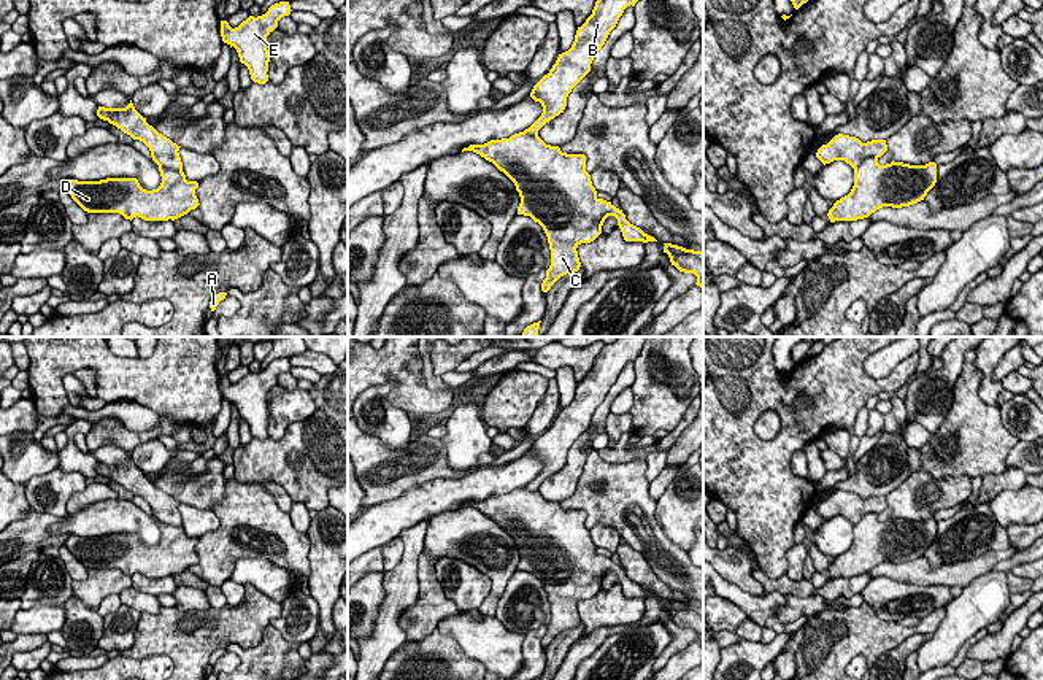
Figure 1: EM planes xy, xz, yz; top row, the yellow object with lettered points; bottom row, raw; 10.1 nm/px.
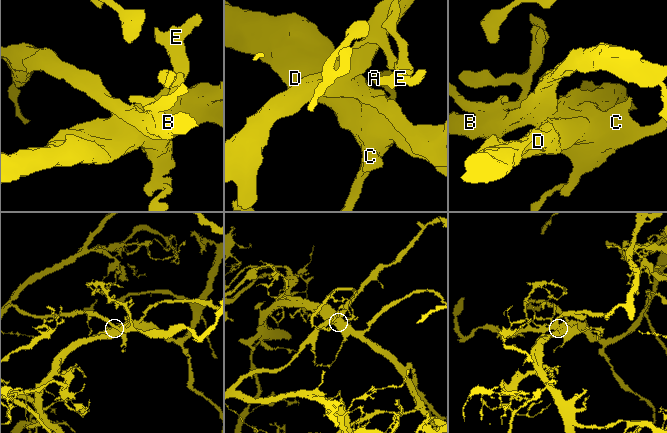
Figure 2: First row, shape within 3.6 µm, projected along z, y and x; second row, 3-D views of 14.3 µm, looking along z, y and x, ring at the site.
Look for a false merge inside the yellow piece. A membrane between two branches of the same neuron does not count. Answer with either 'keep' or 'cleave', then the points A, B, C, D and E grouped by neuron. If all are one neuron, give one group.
cleave | A C D / B E

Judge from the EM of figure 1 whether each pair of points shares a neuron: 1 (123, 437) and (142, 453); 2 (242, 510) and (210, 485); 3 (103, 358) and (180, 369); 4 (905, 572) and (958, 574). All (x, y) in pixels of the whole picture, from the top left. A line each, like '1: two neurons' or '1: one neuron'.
1: two neurons
2: two neurons
3: one neuron
4: one neuron

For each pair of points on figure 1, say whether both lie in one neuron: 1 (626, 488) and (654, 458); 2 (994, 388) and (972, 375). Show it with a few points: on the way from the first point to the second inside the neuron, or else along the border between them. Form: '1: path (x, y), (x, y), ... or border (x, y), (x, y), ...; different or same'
1: border (645, 461), (645, 477), (650, 482); different
2: border (975, 353), (981, 372), (978, 396), (996, 405); different

